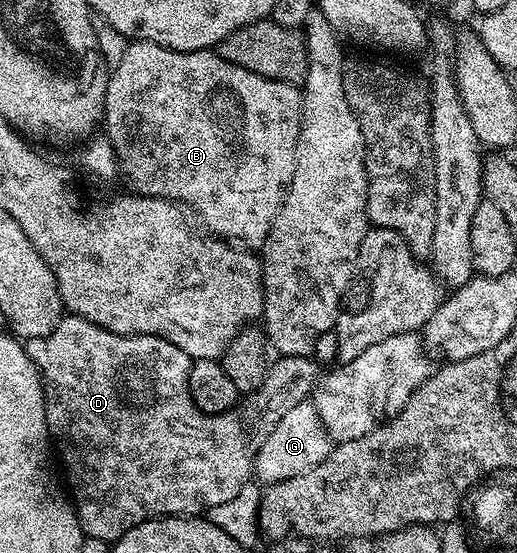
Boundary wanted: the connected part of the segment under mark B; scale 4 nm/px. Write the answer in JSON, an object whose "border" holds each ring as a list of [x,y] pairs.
{"border":[[[131,40],[126,43],[119,63],[114,63],[107,79],[107,99],[103,105],[105,119],[105,136],[115,149],[115,160],[121,171],[121,178],[128,182],[136,195],[145,198],[166,198],[169,202],[182,204],[188,211],[196,210],[203,221],[202,229],[208,235],[233,246],[252,252],[258,251],[271,231],[273,220],[283,207],[283,195],[293,176],[293,168],[297,160],[297,140],[299,125],[303,115],[303,96],[299,86],[291,86],[287,82],[269,80],[265,76],[257,76],[257,72],[245,72],[245,68],[237,68],[237,64],[229,64],[214,49],[210,50],[170,50],[161,44]]]}

